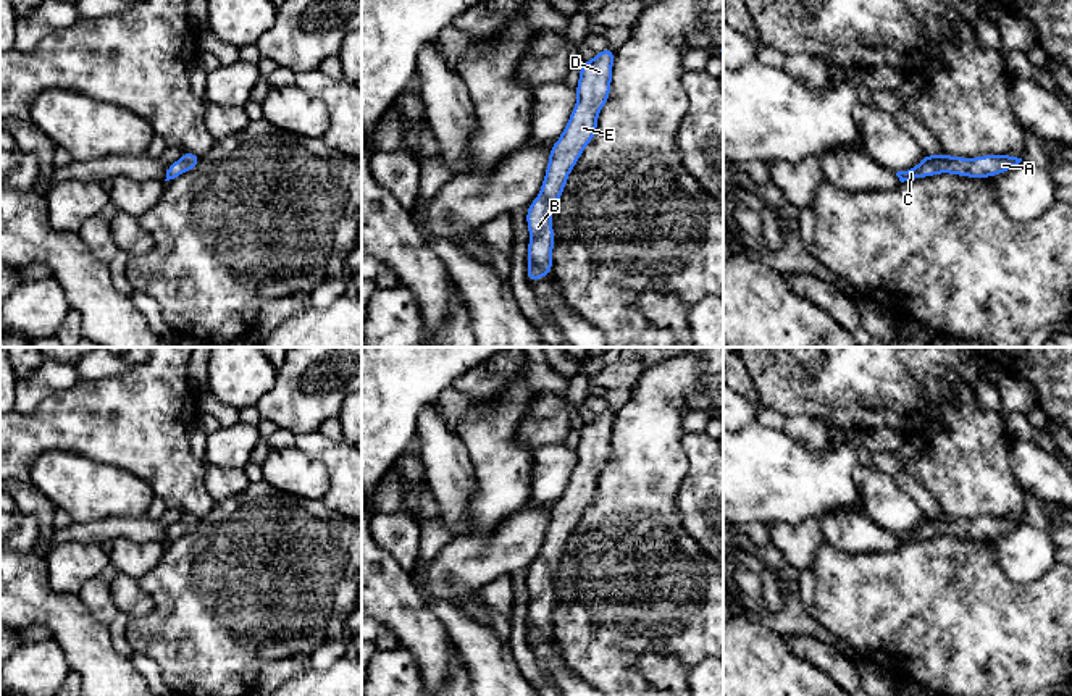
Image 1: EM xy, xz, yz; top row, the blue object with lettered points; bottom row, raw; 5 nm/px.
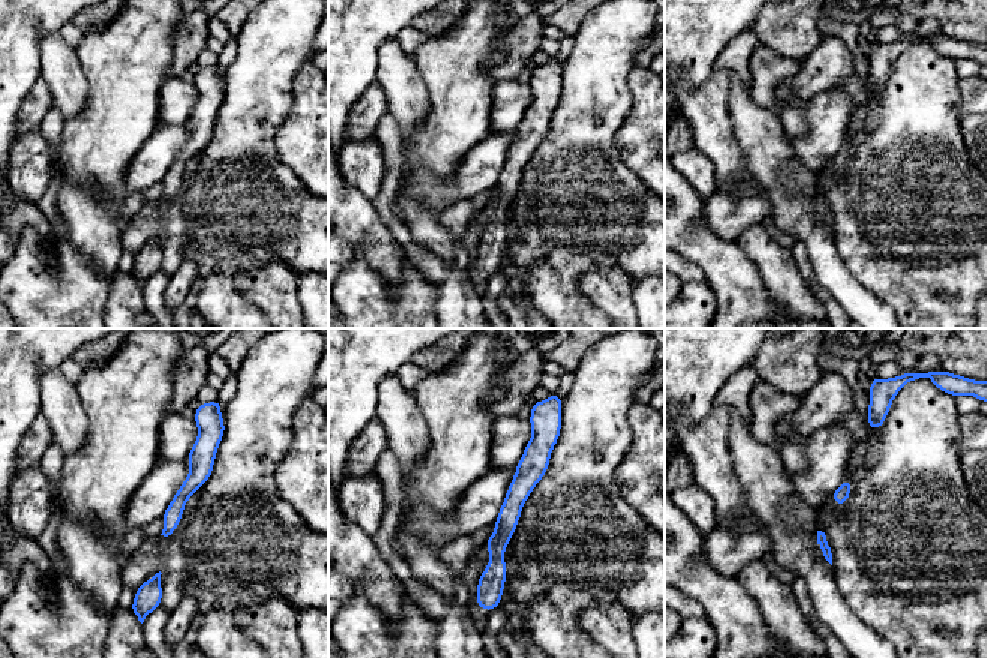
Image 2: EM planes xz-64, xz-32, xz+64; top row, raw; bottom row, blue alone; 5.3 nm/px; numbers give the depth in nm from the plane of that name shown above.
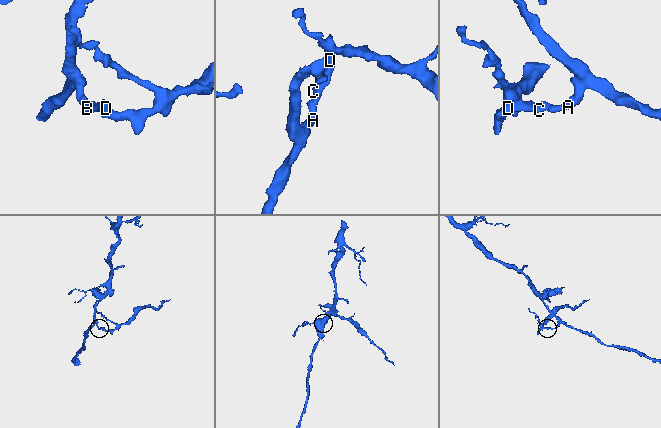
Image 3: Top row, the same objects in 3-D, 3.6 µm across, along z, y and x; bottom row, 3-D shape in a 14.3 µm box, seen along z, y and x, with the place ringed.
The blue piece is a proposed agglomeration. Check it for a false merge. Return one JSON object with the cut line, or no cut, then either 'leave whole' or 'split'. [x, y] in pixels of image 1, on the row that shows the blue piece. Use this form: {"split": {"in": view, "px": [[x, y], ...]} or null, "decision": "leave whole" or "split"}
{"split": null, "decision": "leave whole"}

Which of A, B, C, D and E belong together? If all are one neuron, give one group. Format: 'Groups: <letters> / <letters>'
Groups: A B C D E

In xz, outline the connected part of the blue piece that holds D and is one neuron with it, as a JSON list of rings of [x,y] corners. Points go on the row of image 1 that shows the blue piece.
[[[607,47],[581,65],[576,86],[578,102],[562,136],[551,149],[546,178],[538,199],[528,205],[530,244],[526,257],[531,262],[526,278],[530,283],[551,275],[552,247],[555,244],[551,213],[565,189],[570,171],[584,147],[594,139],[599,111],[610,94],[613,58],[615,52]]]

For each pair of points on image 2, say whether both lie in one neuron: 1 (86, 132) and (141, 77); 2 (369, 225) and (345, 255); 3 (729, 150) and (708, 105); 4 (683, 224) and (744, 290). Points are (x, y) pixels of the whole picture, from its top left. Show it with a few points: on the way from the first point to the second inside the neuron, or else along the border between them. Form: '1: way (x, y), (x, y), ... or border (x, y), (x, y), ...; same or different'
1: way (99, 119), (128, 90); same
2: border (344, 239), (354, 249); different
3: way (719, 140), (713, 134), (708, 116); same
4: way (696, 240), (729, 273); same

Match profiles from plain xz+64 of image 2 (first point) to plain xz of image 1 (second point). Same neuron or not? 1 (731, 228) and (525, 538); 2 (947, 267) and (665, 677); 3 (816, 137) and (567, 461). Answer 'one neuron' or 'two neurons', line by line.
1: one neuron
2: two neurons
3: one neuron

